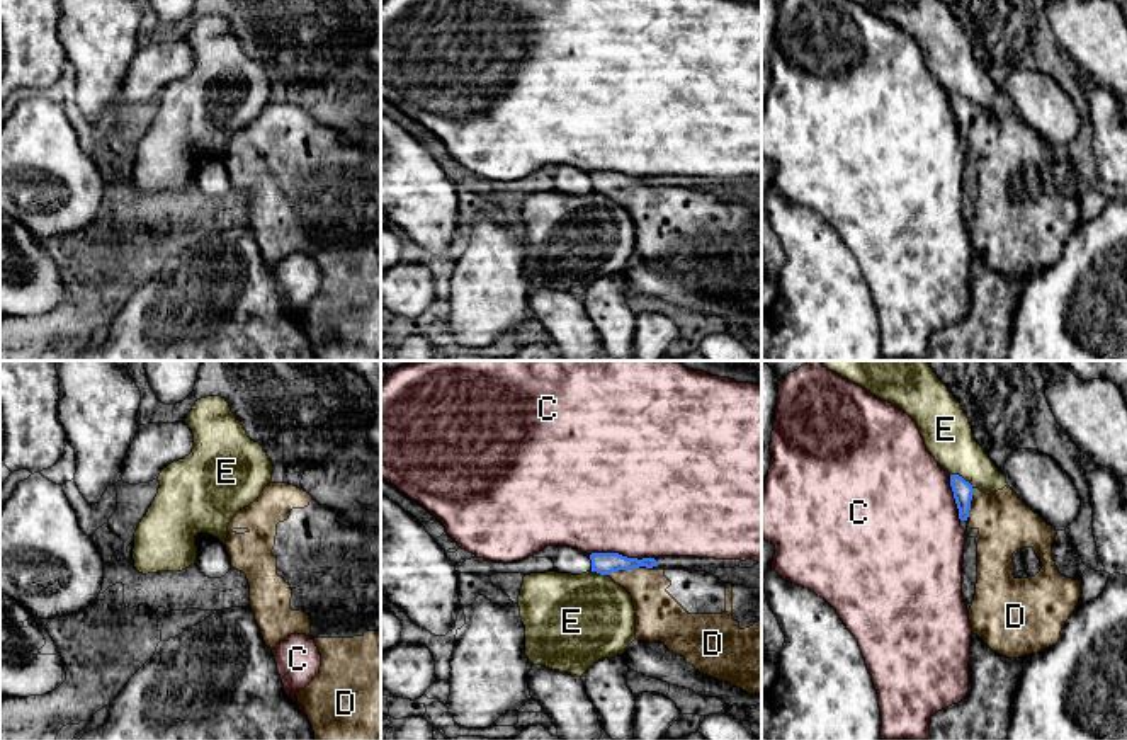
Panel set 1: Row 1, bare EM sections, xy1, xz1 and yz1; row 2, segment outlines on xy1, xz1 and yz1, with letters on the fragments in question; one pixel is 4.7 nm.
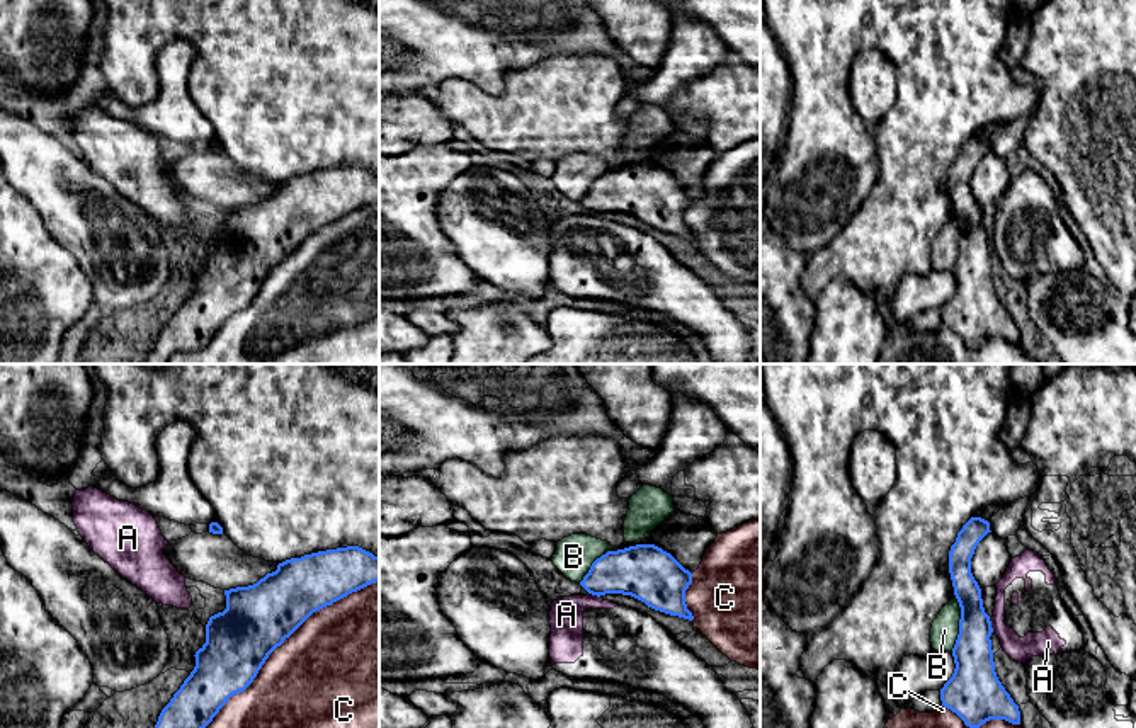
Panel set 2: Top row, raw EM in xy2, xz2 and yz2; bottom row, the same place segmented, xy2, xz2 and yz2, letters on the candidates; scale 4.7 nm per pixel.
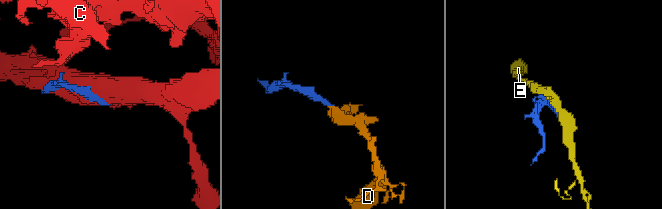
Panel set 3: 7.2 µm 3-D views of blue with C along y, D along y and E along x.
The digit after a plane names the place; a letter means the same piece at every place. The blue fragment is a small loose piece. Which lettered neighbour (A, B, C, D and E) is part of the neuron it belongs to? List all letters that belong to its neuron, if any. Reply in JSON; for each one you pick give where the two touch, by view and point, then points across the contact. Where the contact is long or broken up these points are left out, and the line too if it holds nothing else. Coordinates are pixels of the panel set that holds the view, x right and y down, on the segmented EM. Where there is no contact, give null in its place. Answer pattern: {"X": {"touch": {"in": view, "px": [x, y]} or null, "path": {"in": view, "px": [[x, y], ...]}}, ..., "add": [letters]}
{"D": {"touch": {"in": "xz1", "px": [622, 569]}, "path": {"in": "xz1", "px": [[604, 563], [622, 569], [650, 596], [655, 608]]}}, "add": ["D"]}

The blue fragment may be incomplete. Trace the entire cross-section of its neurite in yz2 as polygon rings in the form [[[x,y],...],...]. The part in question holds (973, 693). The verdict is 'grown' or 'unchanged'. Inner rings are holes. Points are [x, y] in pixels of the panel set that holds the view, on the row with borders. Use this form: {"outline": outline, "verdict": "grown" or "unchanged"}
{"outline": [[[971,517],[949,551],[949,573],[961,607],[959,634],[952,648],[954,674],[940,689],[942,706],[966,726],[980,728],[990,719],[1020,725],[1020,711],[995,672],[991,621],[985,612],[981,589],[971,573],[971,558],[988,534],[990,522]]], "verdict": "unchanged"}

